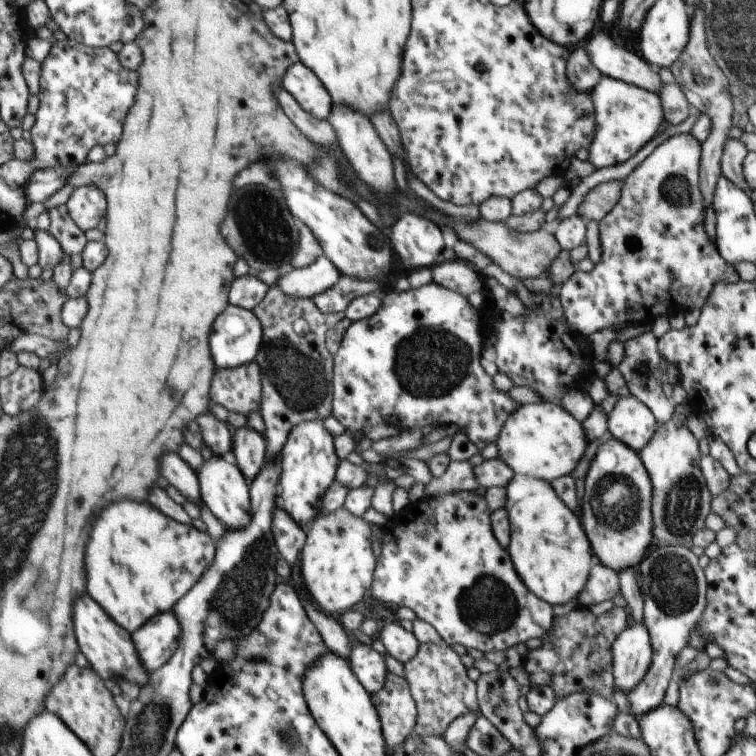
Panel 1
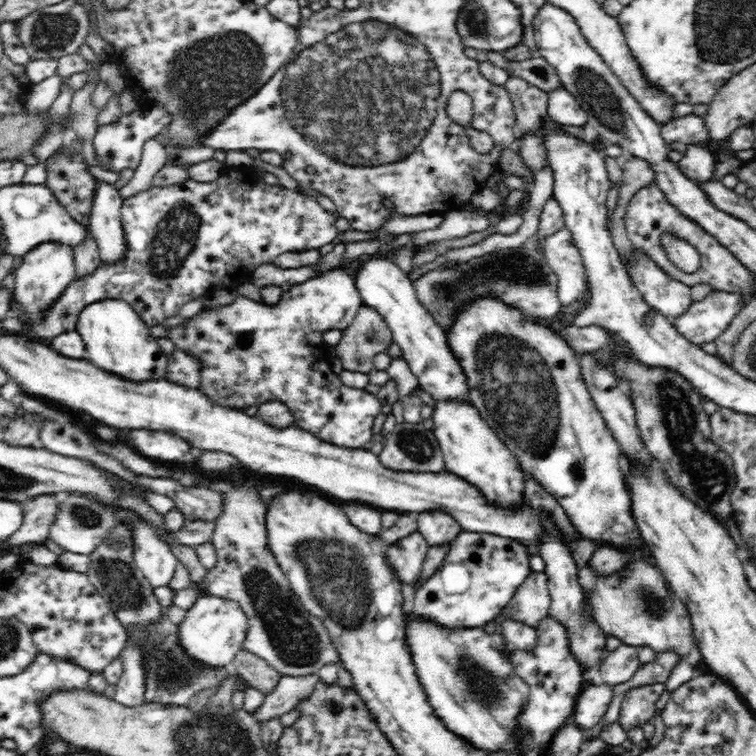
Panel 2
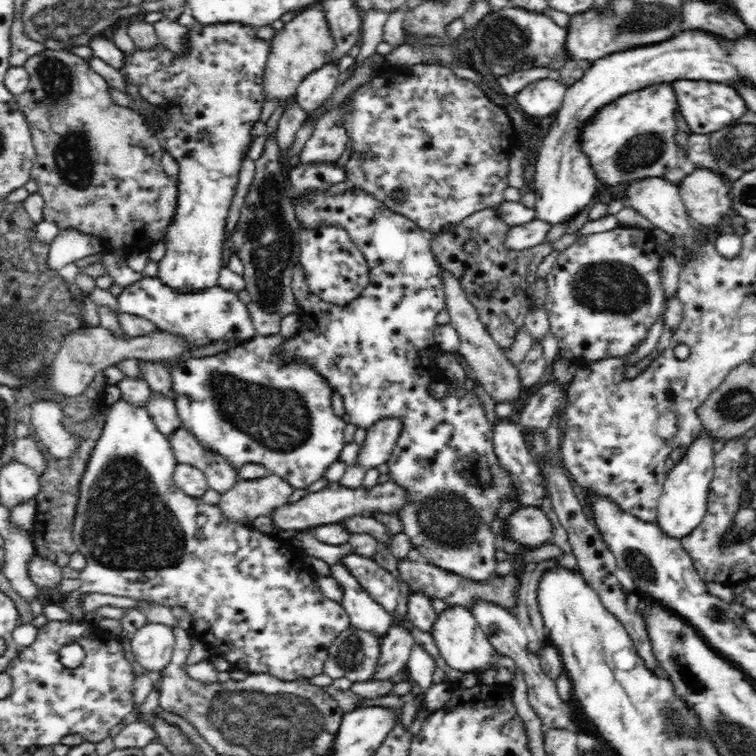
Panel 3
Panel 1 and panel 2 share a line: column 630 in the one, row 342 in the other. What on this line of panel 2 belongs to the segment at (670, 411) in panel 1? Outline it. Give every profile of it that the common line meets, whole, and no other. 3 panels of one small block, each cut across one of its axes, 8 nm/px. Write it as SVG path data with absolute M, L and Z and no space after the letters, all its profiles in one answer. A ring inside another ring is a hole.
M363 304L352 324L343 330L340 342L332 347L331 354L342 361L344 369L368 374L374 369L374 356L386 353L392 342L390 327L382 315Z

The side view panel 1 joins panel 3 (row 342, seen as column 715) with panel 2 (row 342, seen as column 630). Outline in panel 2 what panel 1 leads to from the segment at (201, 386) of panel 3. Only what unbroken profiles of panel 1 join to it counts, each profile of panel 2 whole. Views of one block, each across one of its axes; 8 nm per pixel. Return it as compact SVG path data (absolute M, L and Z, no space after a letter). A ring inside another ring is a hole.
M334 268L302 284L292 285L288 292L283 292L276 306L266 306L262 301L238 294L232 304L203 311L185 323L180 321L179 325L170 328L167 336L173 340L176 349L201 360L199 389L210 401L242 411L266 401L281 401L292 413L293 424L298 428L304 428L330 444L367 448L373 443L372 435L378 429L382 404L374 393L350 388L339 379L331 367L329 351L332 346L323 340L326 331L348 328L362 305L354 278L348 271Z

